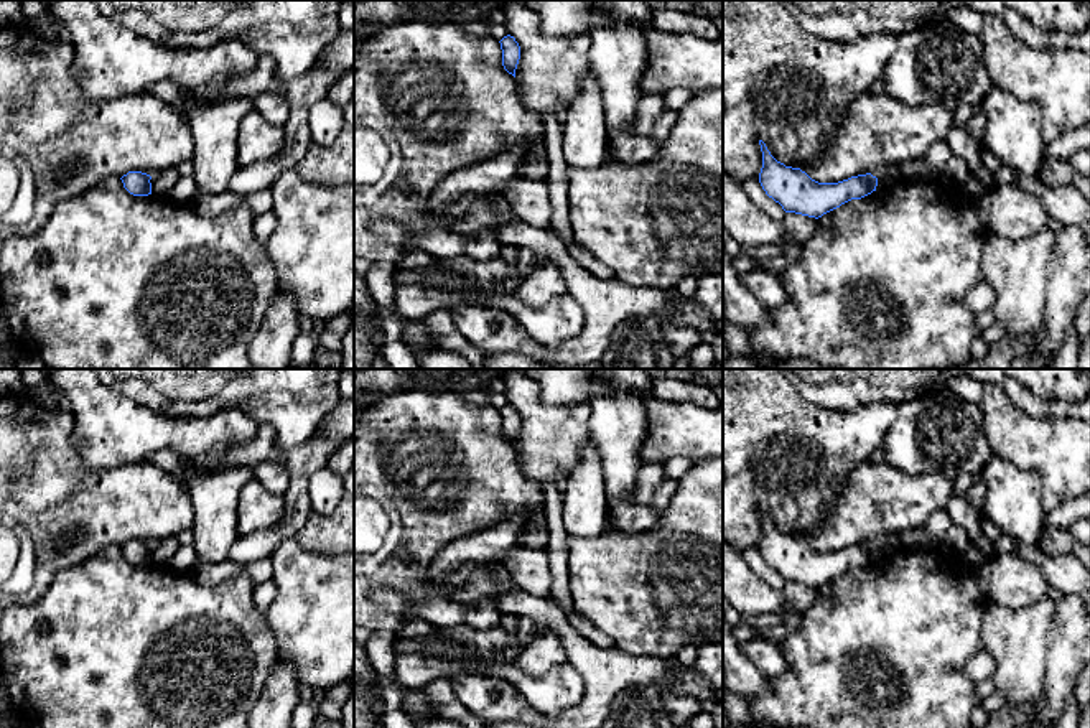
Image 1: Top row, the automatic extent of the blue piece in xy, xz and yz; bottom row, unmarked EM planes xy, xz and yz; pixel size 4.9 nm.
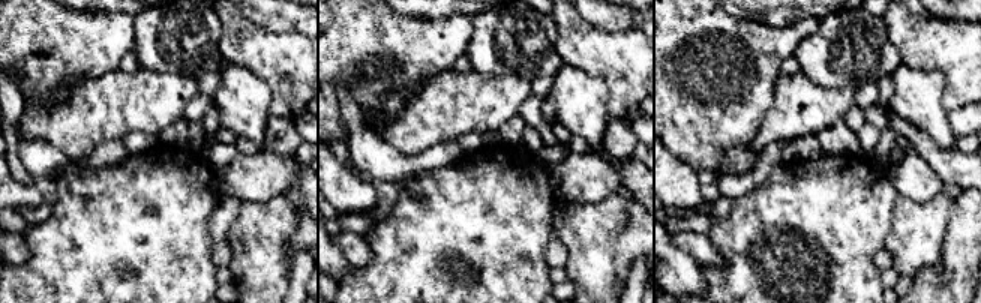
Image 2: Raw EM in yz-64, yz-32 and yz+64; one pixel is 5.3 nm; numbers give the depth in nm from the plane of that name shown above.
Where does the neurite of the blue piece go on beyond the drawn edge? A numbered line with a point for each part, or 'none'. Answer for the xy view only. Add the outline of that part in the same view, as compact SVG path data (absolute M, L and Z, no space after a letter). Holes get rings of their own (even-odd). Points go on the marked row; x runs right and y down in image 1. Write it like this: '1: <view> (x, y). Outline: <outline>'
none

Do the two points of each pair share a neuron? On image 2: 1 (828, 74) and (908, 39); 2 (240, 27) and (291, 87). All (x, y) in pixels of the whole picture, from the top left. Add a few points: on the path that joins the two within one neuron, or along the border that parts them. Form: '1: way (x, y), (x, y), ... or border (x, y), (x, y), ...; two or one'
1: border (881, 17), (902, 62); two
2: way (254, 42), (284, 72); one

